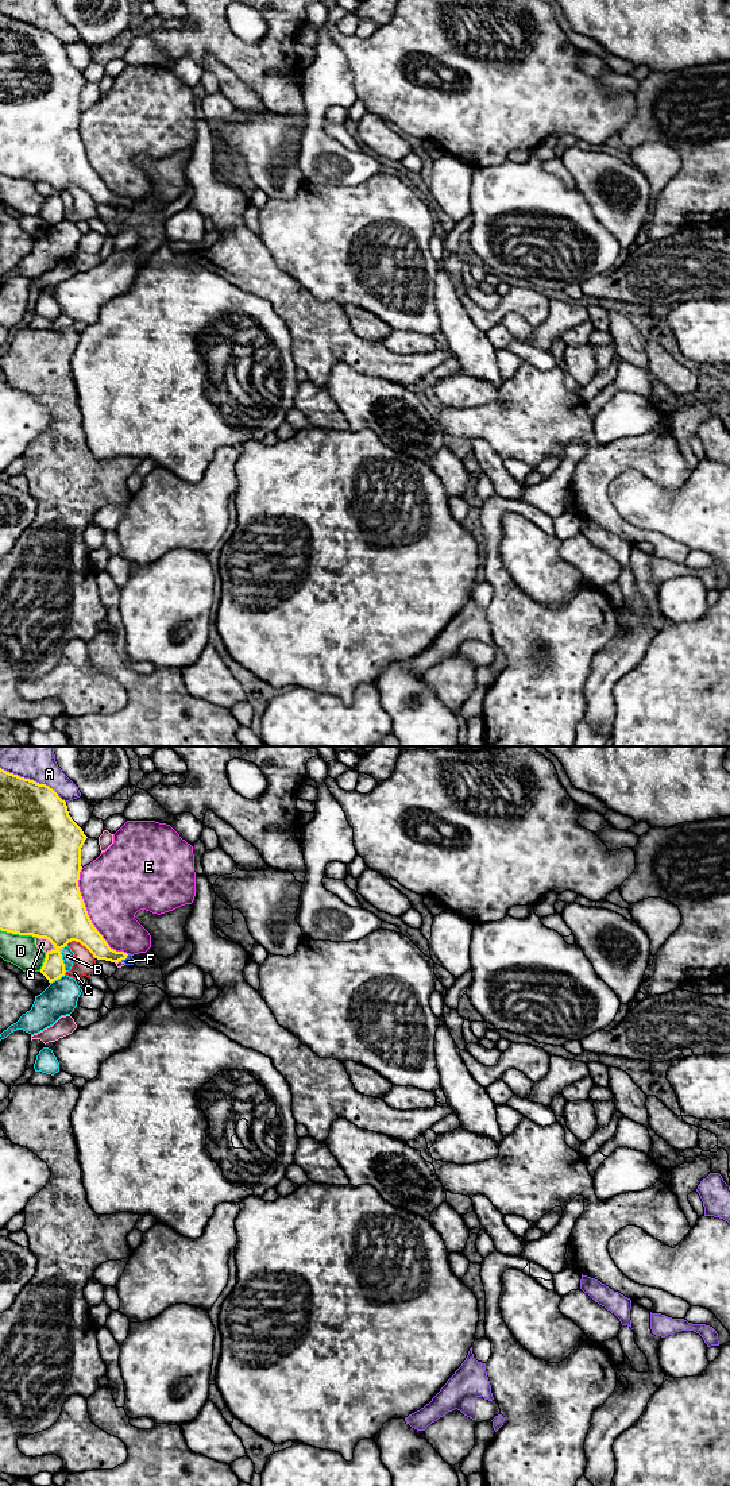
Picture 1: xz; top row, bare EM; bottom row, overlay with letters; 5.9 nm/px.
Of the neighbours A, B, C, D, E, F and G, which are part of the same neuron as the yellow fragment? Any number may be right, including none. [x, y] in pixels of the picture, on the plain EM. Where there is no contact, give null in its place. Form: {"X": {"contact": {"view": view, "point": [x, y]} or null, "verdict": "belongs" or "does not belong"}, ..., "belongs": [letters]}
{"A": {"contact": {"view": "xz", "point": [33, 24]}, "verdict": "does not belong"}, "B": {"contact": {"view": "xz", "point": [62, 207]}, "verdict": "does not belong"}, "C": {"contact": {"view": "xz", "point": [81, 188]}, "verdict": "does not belong"}, "D": {"contact": {"view": "xz", "point": [18, 177]}, "verdict": "does not belong"}, "E": {"contact": {"view": "xz", "point": [88, 161]}, "verdict": "does not belong"}, "F": {"contact": {"view": "xz", "point": [124, 203]}, "verdict": "belongs"}, "G": {"contact": {"view": "xz", "point": [47, 182]}, "verdict": "does not belong"}, "belongs": ["F"]}

